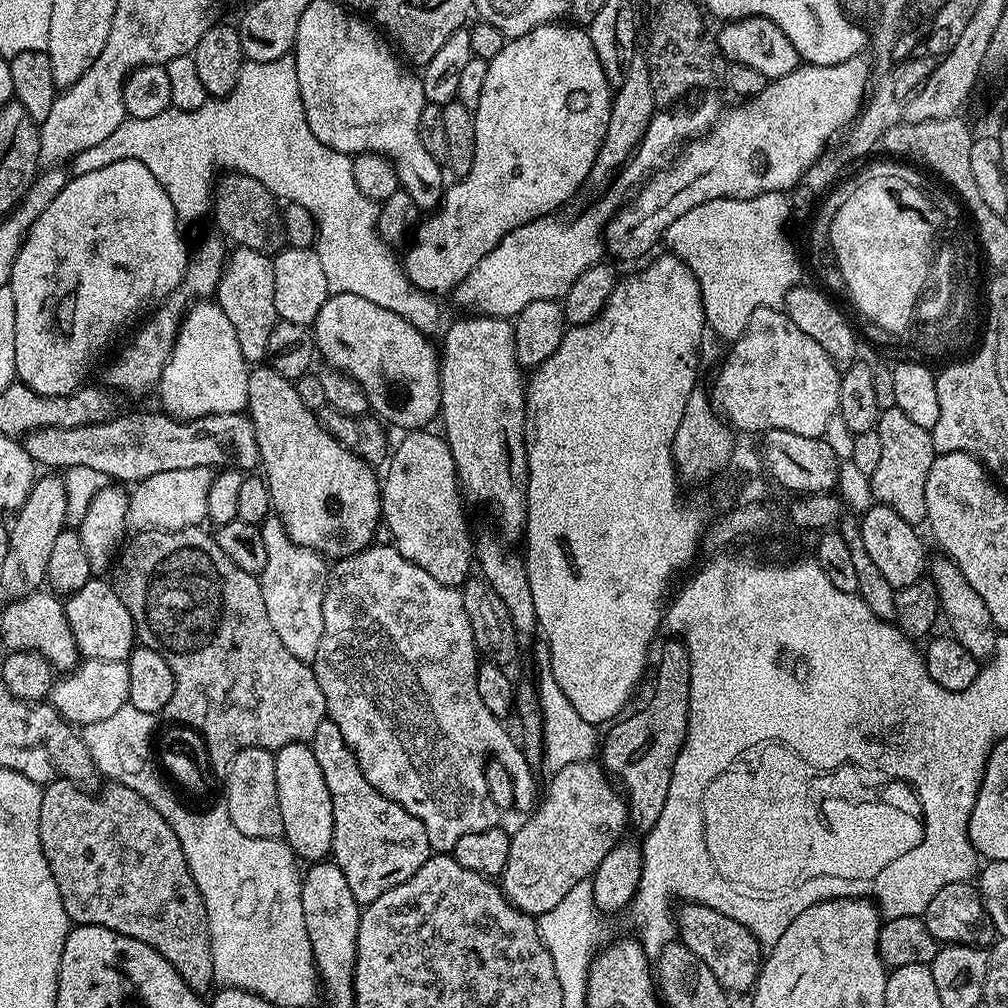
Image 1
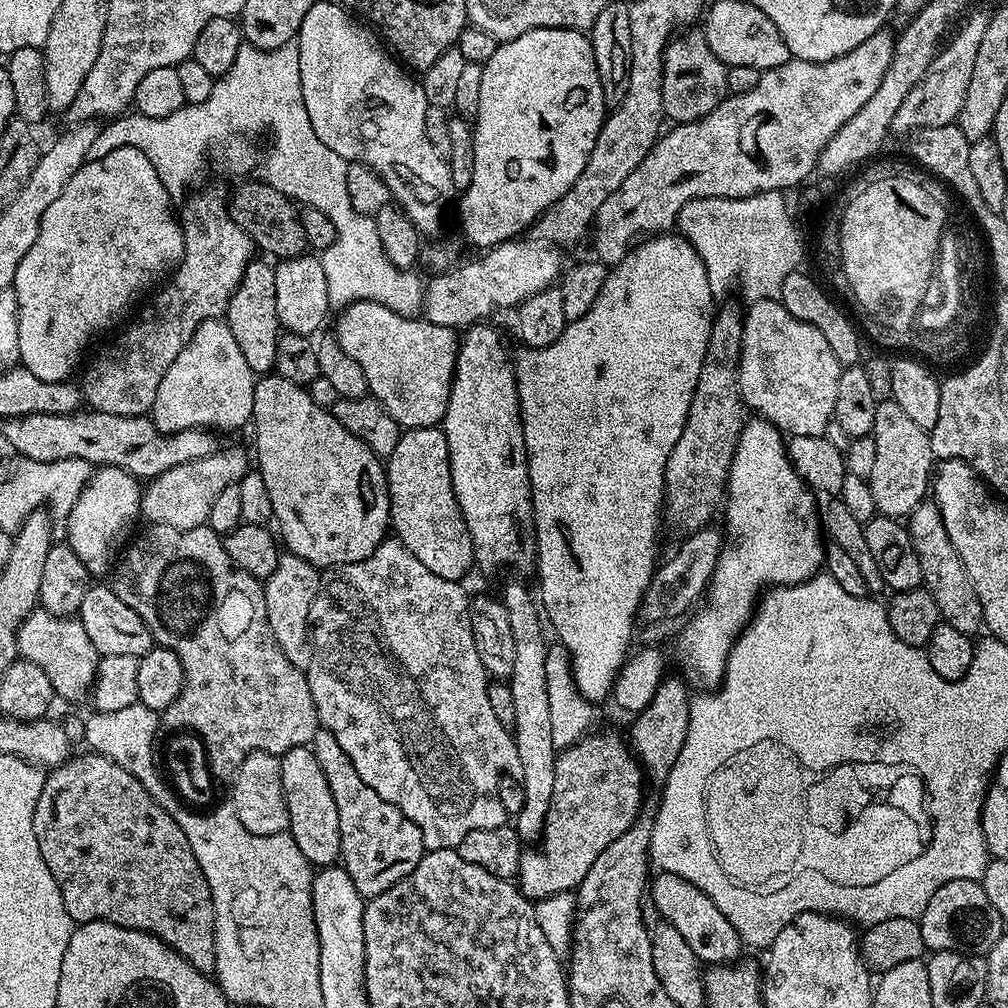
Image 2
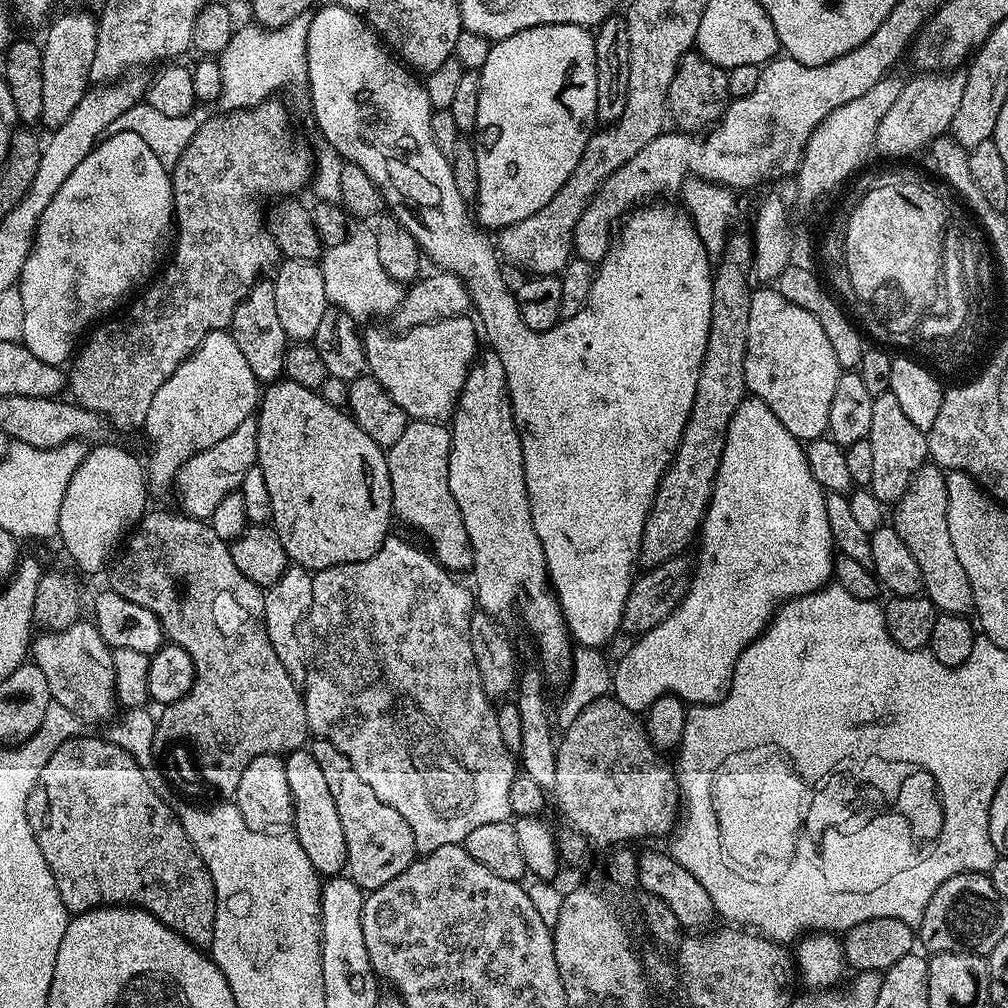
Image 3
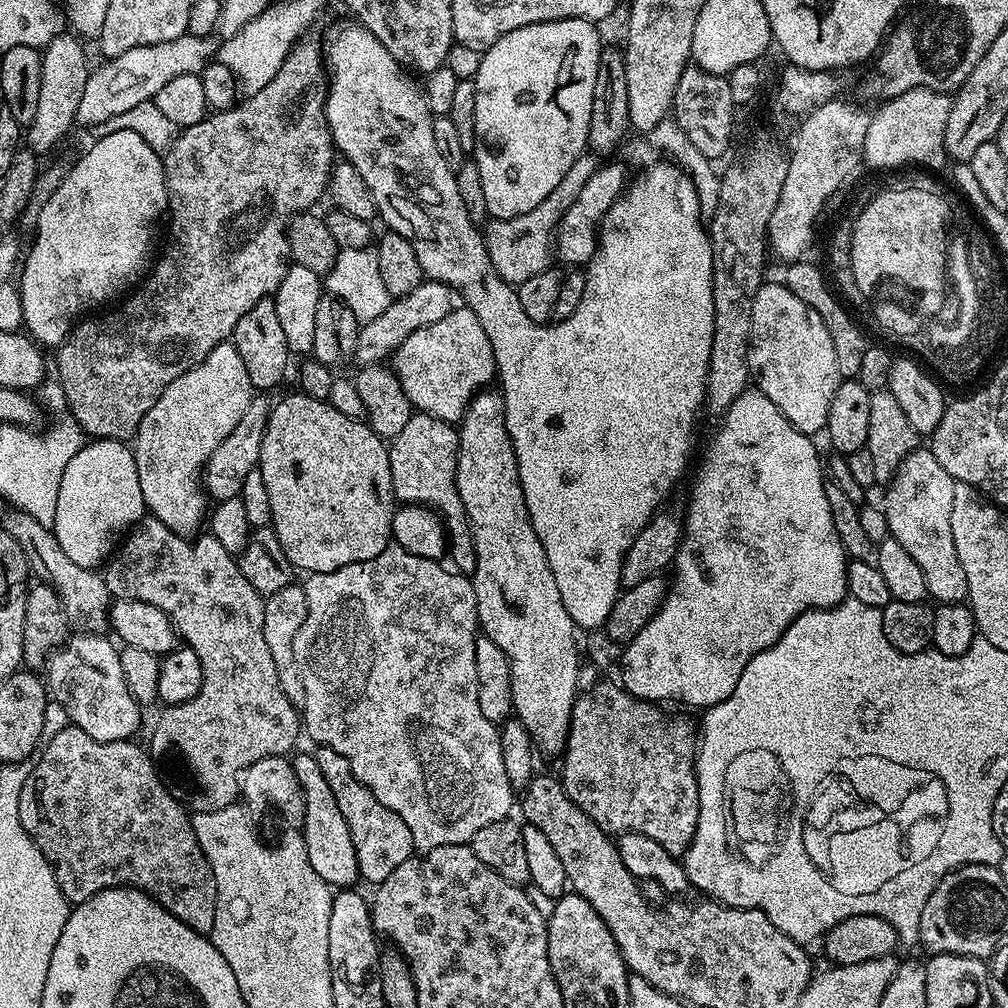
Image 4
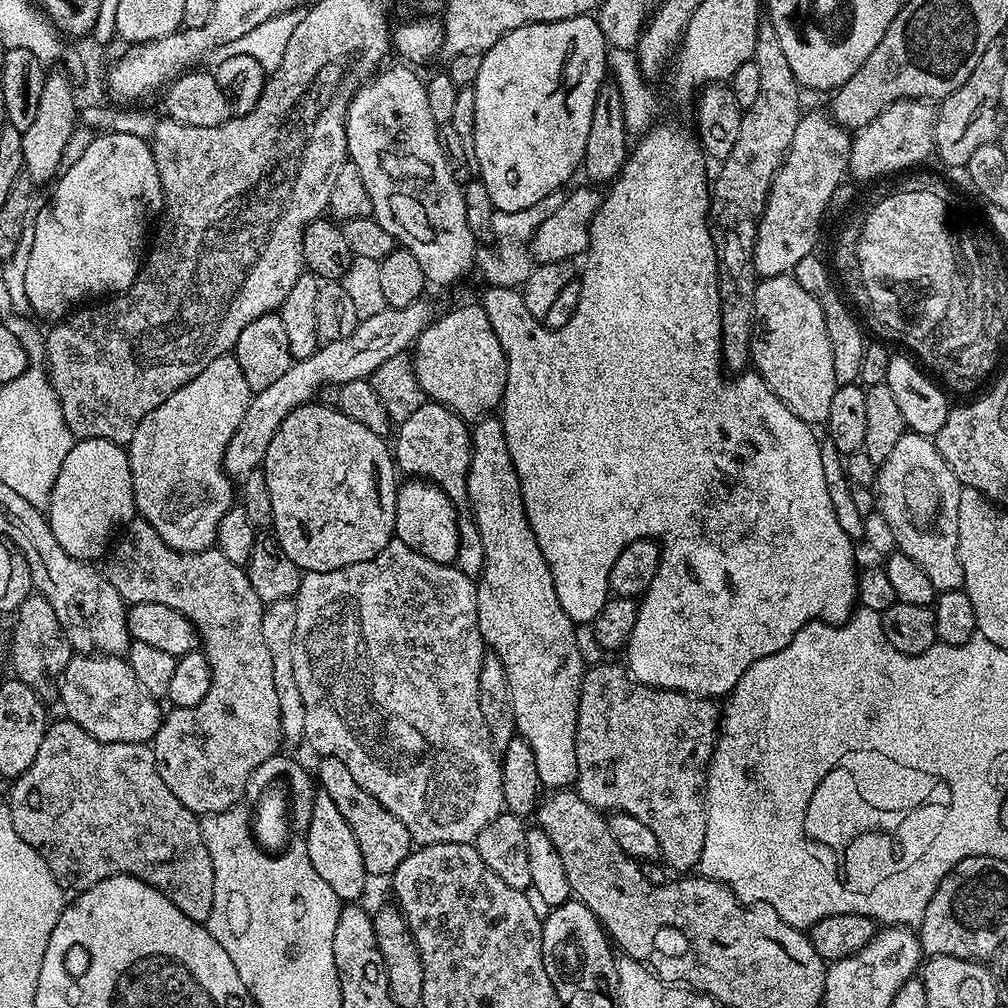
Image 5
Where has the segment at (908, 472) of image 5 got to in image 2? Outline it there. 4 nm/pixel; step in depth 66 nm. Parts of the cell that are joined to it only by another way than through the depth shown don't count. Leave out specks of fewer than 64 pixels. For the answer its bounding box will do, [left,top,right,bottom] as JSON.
[906,502,984,637]

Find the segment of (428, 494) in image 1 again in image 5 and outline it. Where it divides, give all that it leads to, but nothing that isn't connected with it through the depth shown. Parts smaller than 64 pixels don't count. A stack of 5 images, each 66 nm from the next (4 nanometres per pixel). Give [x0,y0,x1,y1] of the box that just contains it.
[394,402,484,578]

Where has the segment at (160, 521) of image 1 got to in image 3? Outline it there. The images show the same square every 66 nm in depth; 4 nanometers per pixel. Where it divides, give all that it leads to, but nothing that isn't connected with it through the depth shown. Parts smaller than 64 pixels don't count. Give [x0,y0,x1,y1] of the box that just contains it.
[174,419,258,521]

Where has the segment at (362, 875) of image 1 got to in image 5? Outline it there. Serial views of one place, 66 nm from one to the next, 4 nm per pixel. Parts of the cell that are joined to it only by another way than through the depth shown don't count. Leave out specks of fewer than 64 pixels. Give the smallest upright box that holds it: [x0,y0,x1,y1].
[314,756,414,877]

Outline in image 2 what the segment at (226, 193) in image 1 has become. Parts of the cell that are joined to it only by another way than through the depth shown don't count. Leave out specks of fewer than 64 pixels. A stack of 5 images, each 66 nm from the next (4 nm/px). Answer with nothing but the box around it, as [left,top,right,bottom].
[230,178,308,258]

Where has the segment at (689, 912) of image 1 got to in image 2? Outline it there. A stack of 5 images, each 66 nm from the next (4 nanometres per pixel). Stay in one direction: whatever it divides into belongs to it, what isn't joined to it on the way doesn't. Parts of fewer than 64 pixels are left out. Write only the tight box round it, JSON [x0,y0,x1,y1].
[650,872,742,966]

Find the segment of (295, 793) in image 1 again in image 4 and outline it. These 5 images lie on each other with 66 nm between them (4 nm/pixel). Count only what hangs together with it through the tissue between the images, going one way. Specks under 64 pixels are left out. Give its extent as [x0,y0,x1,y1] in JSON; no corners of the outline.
[291,755,360,889]

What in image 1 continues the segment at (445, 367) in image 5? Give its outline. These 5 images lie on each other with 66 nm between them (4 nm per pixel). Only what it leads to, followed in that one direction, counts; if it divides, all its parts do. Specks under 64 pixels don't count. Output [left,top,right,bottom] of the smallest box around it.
[314,294,440,430]

